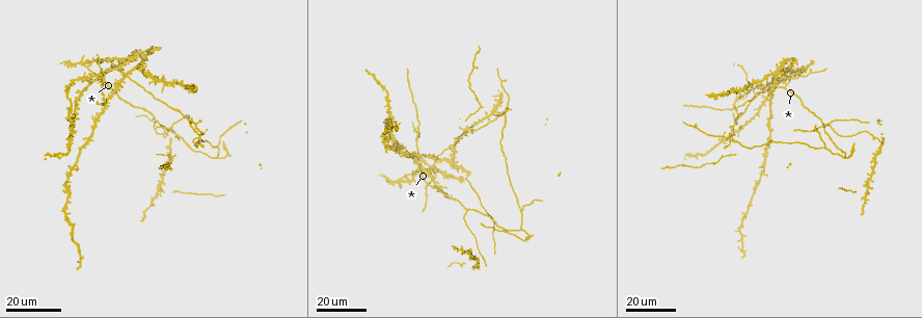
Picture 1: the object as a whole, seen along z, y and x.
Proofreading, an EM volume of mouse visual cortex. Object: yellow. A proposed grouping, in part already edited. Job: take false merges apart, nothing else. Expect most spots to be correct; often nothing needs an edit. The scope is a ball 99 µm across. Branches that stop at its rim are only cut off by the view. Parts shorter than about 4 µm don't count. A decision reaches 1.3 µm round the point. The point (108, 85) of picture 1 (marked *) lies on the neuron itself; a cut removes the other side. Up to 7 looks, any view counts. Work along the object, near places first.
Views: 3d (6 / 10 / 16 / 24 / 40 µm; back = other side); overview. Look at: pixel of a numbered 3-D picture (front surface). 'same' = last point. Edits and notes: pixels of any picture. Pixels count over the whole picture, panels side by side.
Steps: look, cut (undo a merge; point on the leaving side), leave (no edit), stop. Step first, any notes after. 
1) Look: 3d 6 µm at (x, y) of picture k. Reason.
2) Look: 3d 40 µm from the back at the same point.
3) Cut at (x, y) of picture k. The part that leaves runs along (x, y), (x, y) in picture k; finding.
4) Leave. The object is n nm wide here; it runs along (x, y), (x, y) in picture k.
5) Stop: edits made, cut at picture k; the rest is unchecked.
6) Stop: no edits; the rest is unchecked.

Look: 3d 16 µm at (781, 78) of picture 1. Three arms meet.

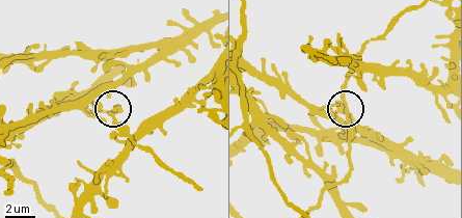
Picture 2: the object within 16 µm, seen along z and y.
Look: 3d 6 µm at (347, 105) of picture 2.

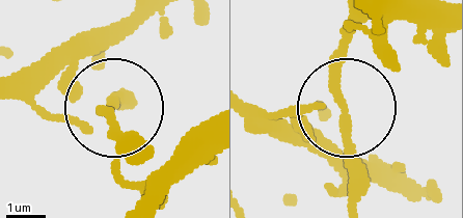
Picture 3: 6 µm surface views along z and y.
Leave. The side arm is 24 µm long; one neuron here.

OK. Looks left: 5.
Look: 3d 16 µm at (728, 138) of picture 1. Two arms in line, one across.

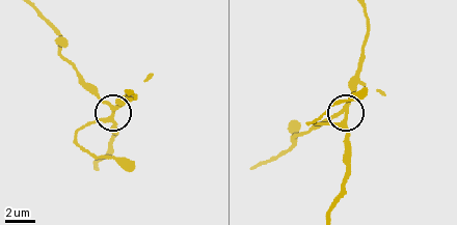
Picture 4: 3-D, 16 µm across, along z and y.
Look: 3d 10 µm at (110, 107) of picture 4. Zoom in.

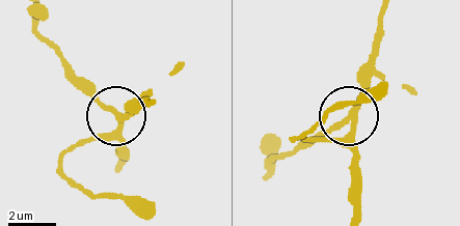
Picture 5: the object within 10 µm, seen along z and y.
Leave. The object is 230 nm wide here; continuous, no second neuron.

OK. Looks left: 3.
Look: 3d 24 µm at (520, 208) of picture 1. Three arms meet.

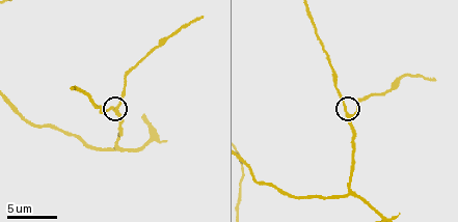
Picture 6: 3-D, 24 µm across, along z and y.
Look: 3d 10 µm at (350, 114) of picture 6.

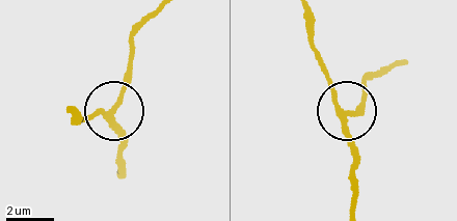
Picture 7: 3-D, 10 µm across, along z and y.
Leave. The side arm is 34 µm long; it runs along (352, 205), (346, 112), (363, 105) in picture 7; all the same neuron.

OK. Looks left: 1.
Stop: no edits; the rest is unchecked.

